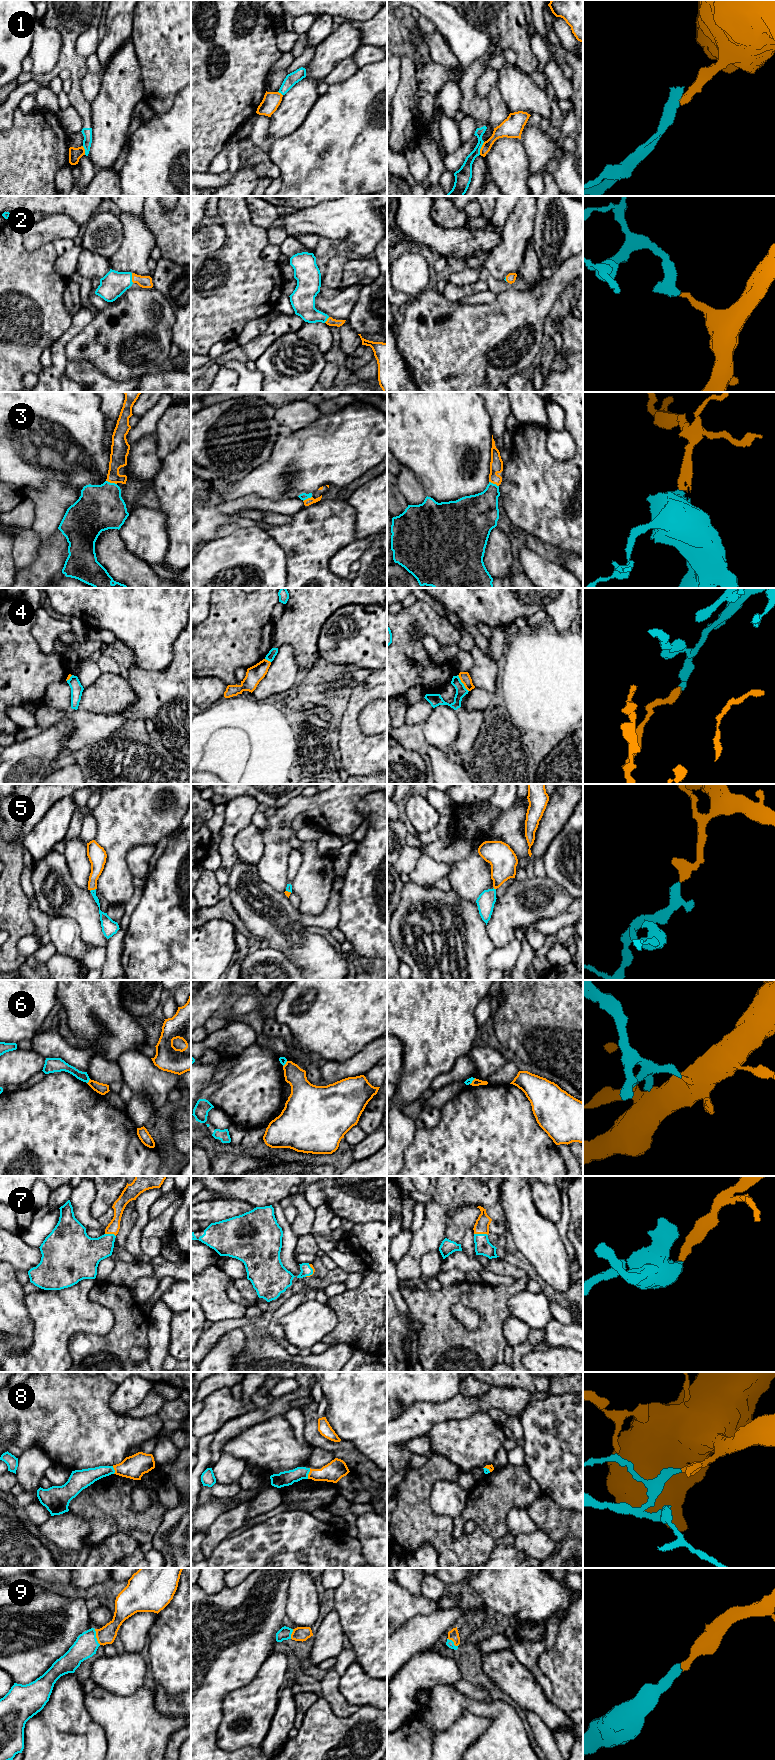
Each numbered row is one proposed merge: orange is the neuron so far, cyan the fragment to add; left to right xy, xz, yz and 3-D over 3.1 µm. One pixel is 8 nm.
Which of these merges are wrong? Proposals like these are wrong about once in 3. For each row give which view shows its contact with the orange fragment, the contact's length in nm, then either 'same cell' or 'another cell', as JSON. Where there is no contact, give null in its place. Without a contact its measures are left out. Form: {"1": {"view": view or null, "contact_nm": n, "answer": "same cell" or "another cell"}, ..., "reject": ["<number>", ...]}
{"1": {"view": "yz", "contact_nm": 110, "answer": "another cell"}, "2": {"view": "xy", "contact_nm": 80, "answer": "same cell"}, "3": {"view": "xy", "contact_nm": 90, "answer": "same cell"}, "4": {"view": "yz", "contact_nm": 160, "answer": "another cell"}, "5": {"view": "xy", "contact_nm": 50, "answer": "same cell"}, "6": {"view": "xy", "contact_nm": 50, "answer": "another cell"}, "7": {"view": "yz", "contact_nm": 110, "answer": "same cell"}, "8": {"view": "xz", "contact_nm": 90, "answer": "same cell"}, "9": {"view": "xy", "contact_nm": 140, "answer": "same cell"}, "reject": ["1", "4", "6"]}

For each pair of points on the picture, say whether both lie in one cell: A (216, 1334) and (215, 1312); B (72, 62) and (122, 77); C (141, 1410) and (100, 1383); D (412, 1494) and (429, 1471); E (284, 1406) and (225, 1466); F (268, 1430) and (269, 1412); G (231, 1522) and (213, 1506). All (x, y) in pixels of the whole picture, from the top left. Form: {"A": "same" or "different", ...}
{"A": "different", "B": "different", "C": "different", "D": "same", "E": "different", "F": "different", "G": "different"}

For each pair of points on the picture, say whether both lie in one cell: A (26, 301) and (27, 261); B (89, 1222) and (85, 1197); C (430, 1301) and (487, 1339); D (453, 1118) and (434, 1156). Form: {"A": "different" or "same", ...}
{"A": "same", "B": "same", "C": "same", "D": "same"}

